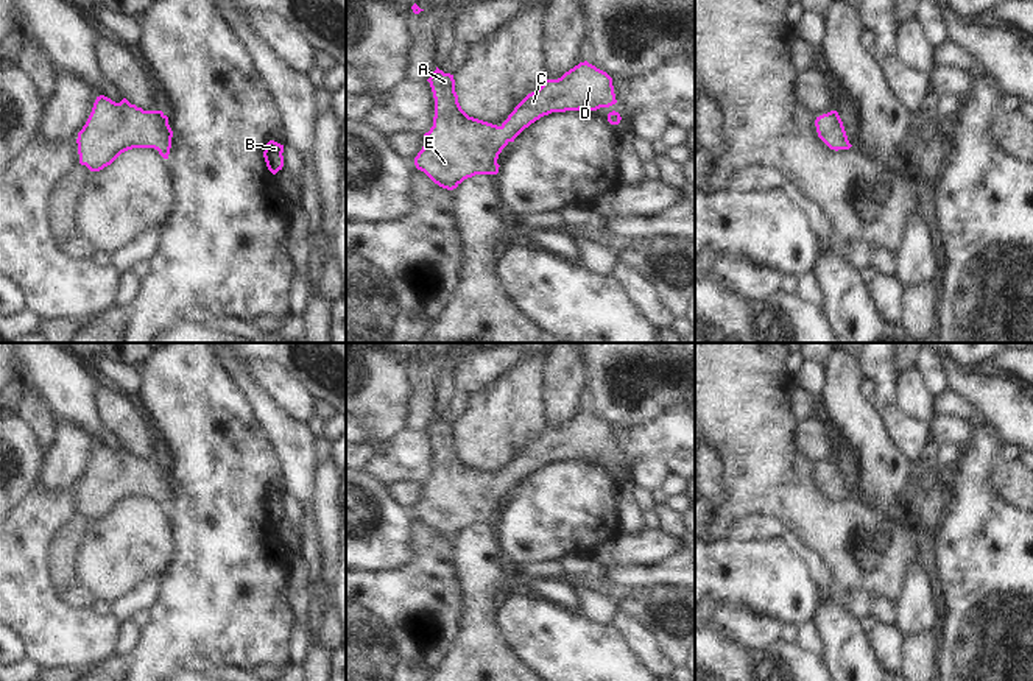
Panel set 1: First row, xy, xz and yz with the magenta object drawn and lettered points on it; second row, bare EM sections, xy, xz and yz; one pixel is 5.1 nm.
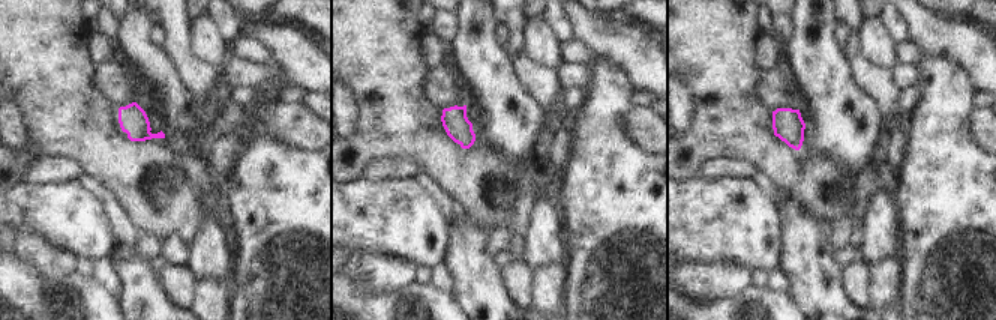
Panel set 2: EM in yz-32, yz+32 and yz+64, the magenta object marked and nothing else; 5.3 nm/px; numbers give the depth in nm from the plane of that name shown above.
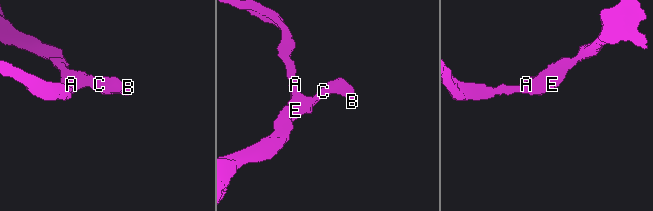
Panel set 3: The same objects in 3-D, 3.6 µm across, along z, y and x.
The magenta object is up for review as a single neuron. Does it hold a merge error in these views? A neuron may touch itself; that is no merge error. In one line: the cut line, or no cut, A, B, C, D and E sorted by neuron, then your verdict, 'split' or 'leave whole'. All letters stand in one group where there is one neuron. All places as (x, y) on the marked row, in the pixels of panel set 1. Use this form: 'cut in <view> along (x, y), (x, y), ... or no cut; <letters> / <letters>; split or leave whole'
no cut; A B C D E; leave whole

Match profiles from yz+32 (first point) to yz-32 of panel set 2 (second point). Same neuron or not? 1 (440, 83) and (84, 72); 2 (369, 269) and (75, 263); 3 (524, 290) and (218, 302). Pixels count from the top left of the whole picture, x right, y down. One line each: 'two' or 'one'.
1: two
2: one
3: two

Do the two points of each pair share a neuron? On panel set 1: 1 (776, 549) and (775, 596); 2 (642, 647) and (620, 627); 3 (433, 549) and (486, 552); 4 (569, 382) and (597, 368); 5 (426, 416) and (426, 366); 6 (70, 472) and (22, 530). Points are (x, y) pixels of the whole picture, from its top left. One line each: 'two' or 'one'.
1: one
2: one
3: two
4: two
5: one
6: two

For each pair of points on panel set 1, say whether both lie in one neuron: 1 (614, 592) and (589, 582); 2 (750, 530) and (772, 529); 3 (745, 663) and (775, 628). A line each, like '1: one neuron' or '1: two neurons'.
1: one neuron
2: one neuron
3: two neurons

